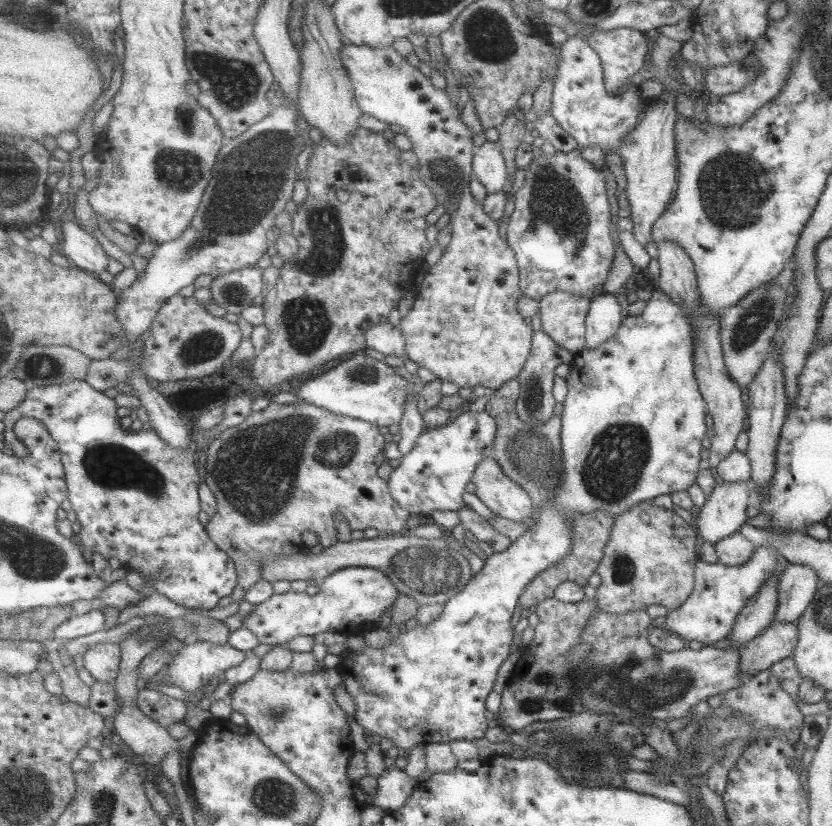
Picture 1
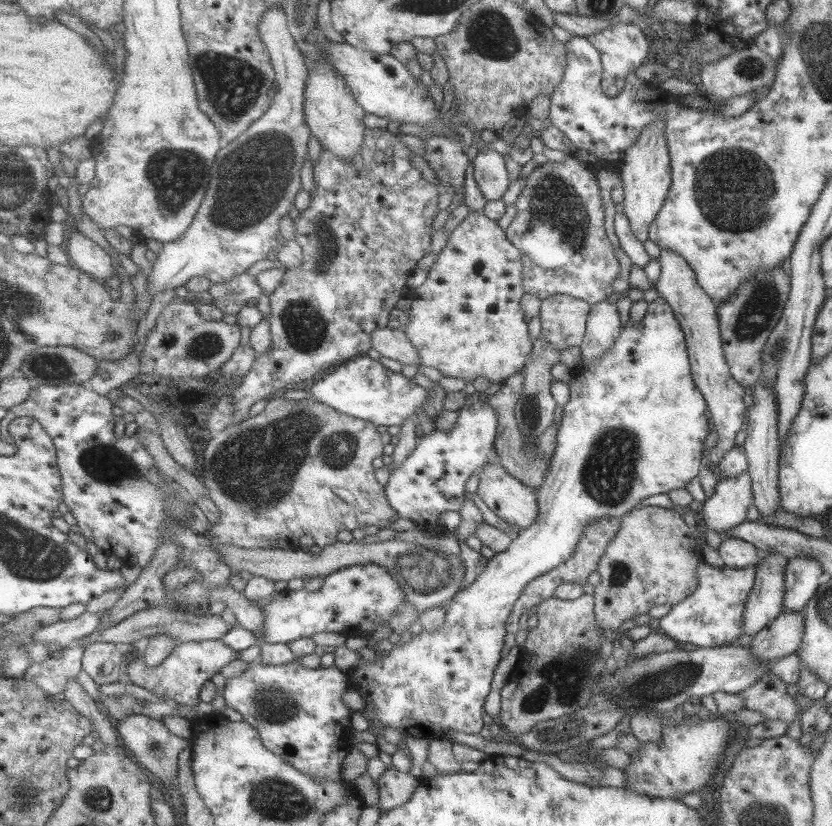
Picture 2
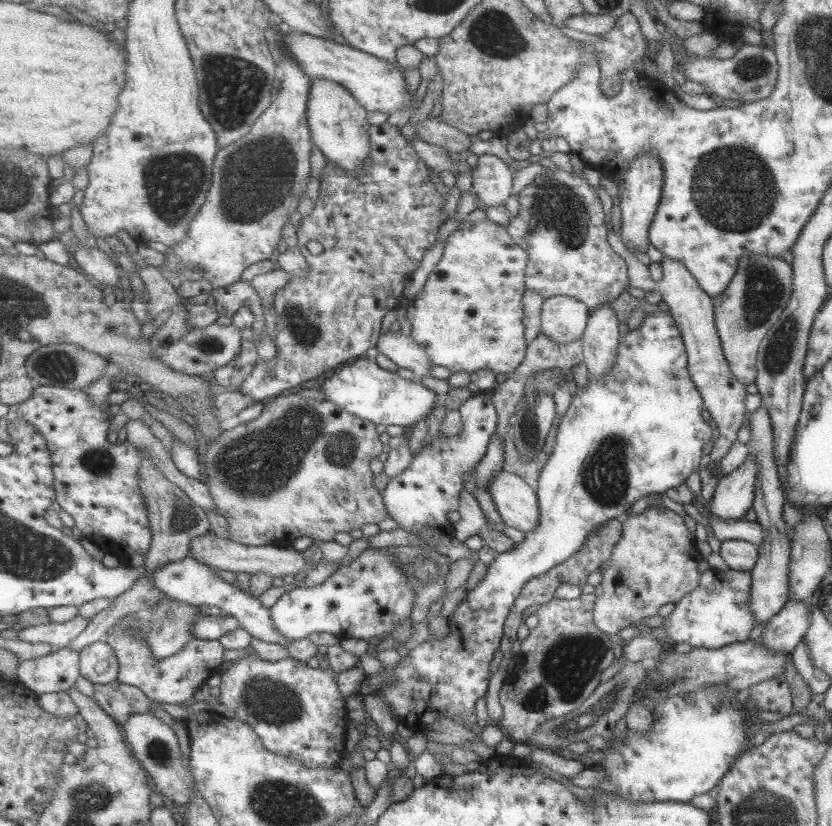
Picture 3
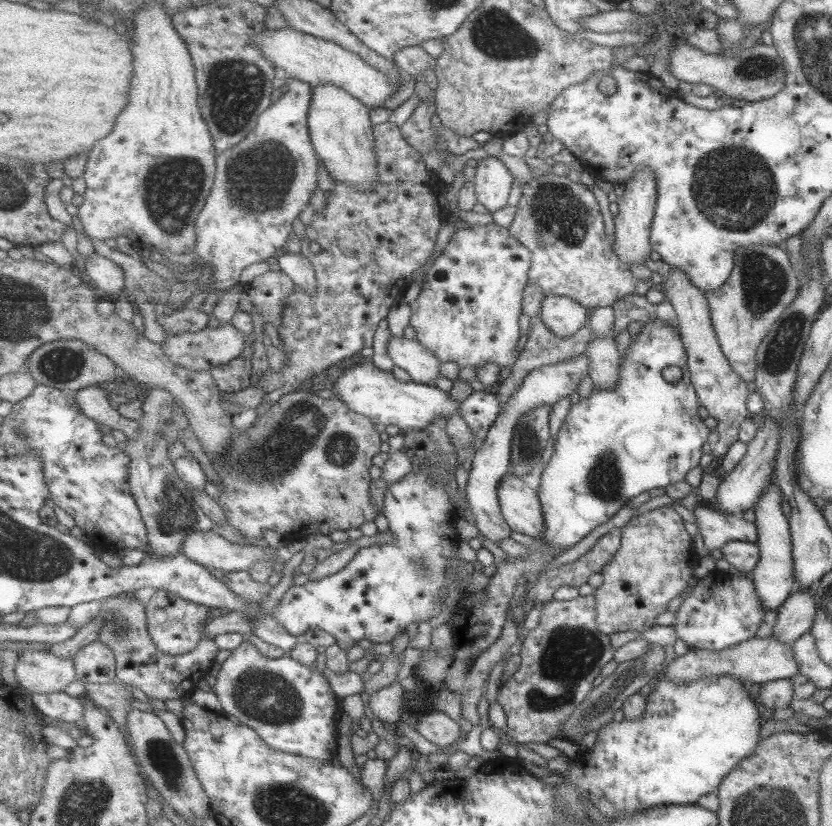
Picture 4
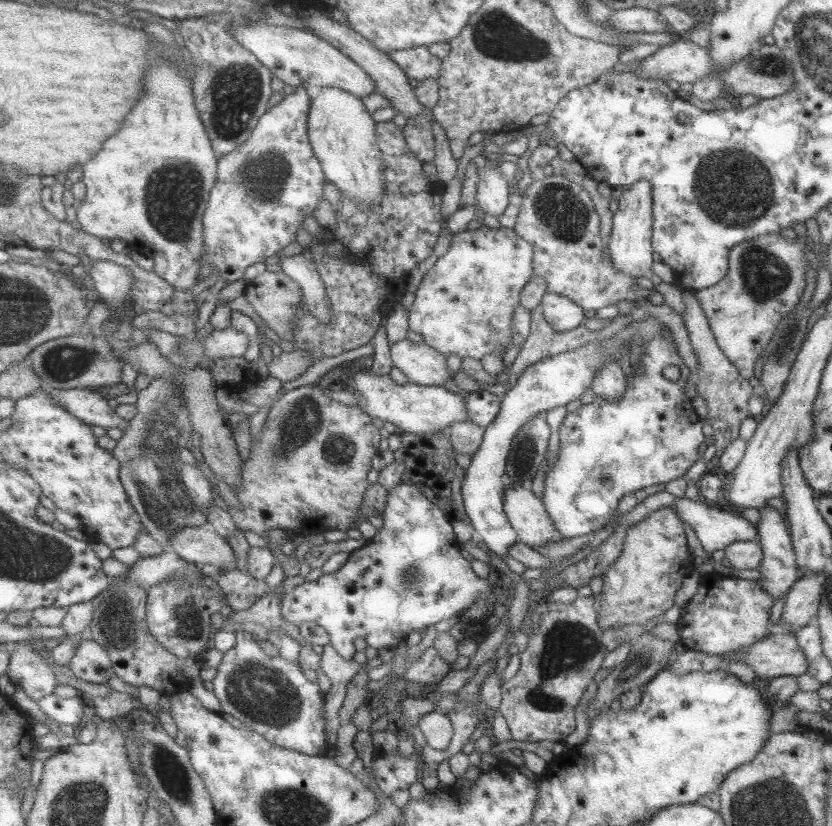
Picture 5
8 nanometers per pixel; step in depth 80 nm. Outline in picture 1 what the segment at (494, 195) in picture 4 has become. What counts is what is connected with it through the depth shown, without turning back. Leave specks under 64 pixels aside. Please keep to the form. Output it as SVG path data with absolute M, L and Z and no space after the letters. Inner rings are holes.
M486 141L475 152L474 156L475 177L484 187L485 194L497 194L508 190L509 169L506 158L502 153L500 141Z

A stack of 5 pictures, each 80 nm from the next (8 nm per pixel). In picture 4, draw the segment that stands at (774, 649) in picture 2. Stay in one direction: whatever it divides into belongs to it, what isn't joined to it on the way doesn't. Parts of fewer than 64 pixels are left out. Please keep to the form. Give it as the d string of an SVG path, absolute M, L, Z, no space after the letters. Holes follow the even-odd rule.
M811 586L806 589L796 587L777 608L776 621L769 637L792 644L801 634L810 630L815 613L816 604Z

